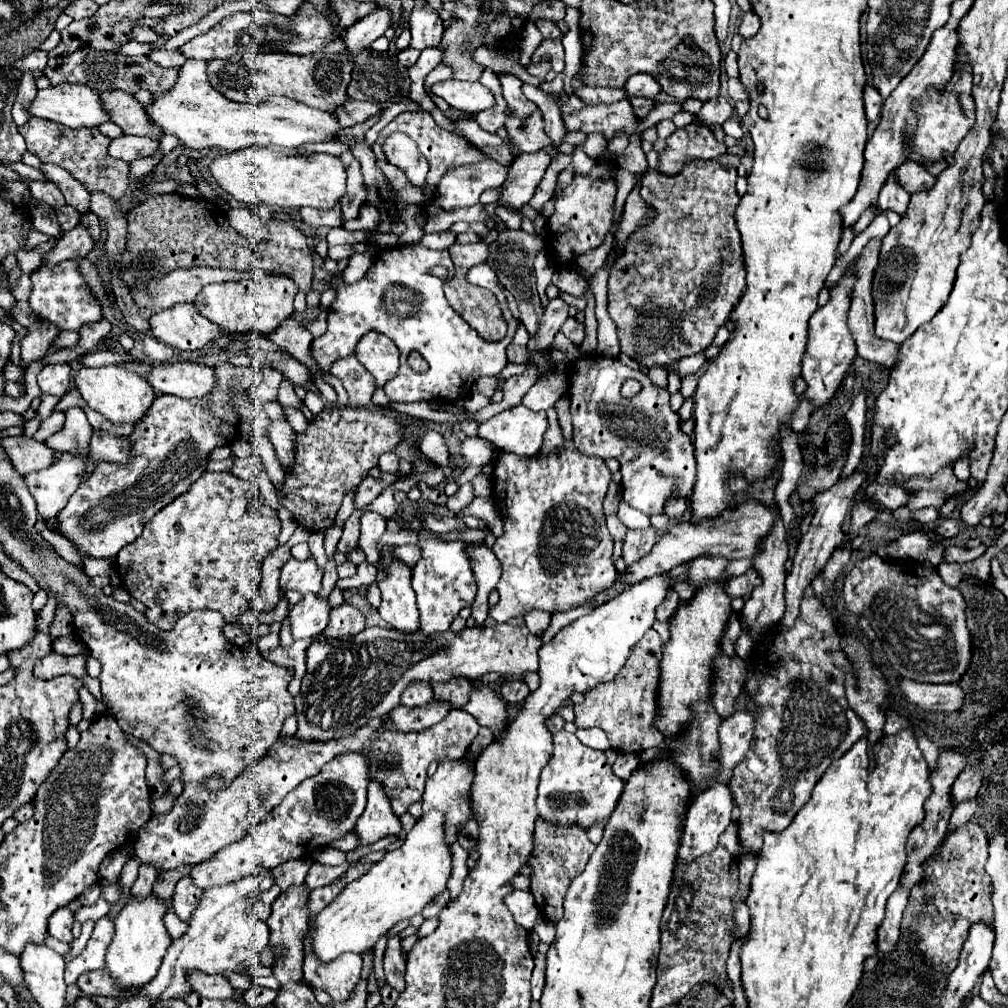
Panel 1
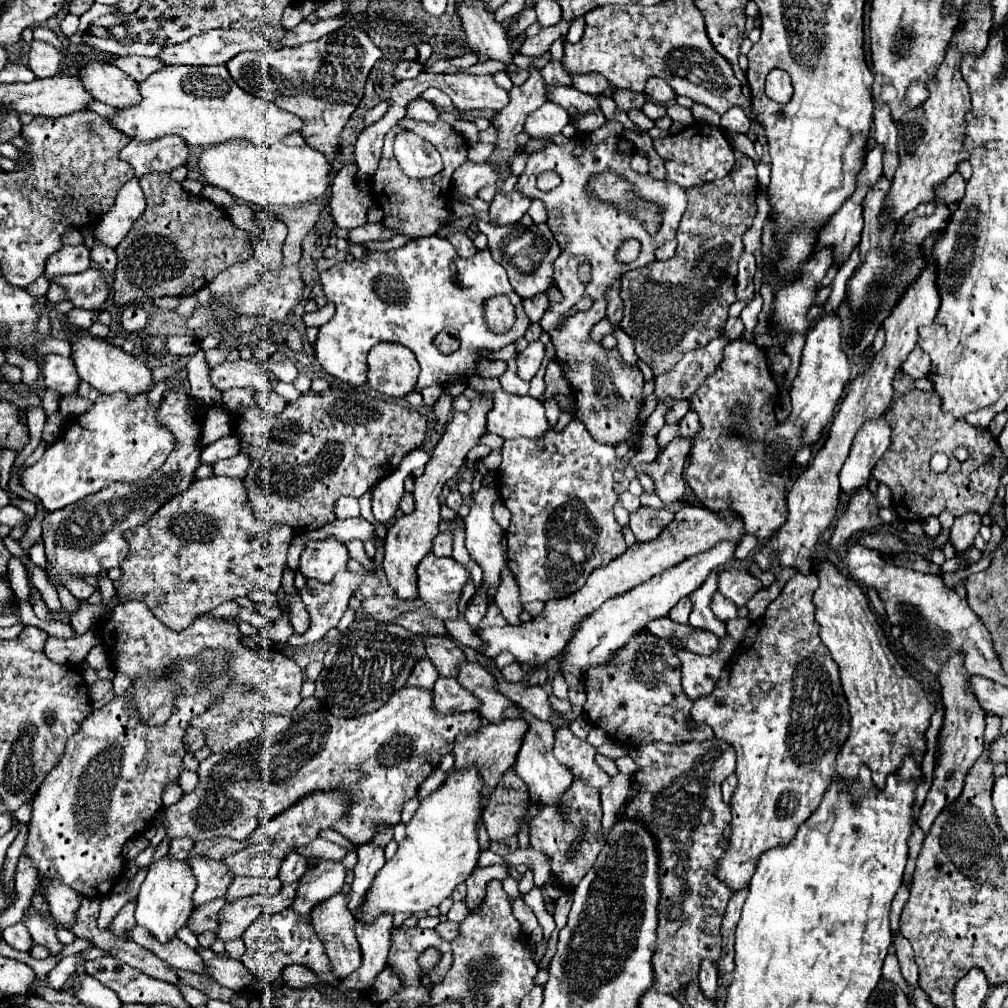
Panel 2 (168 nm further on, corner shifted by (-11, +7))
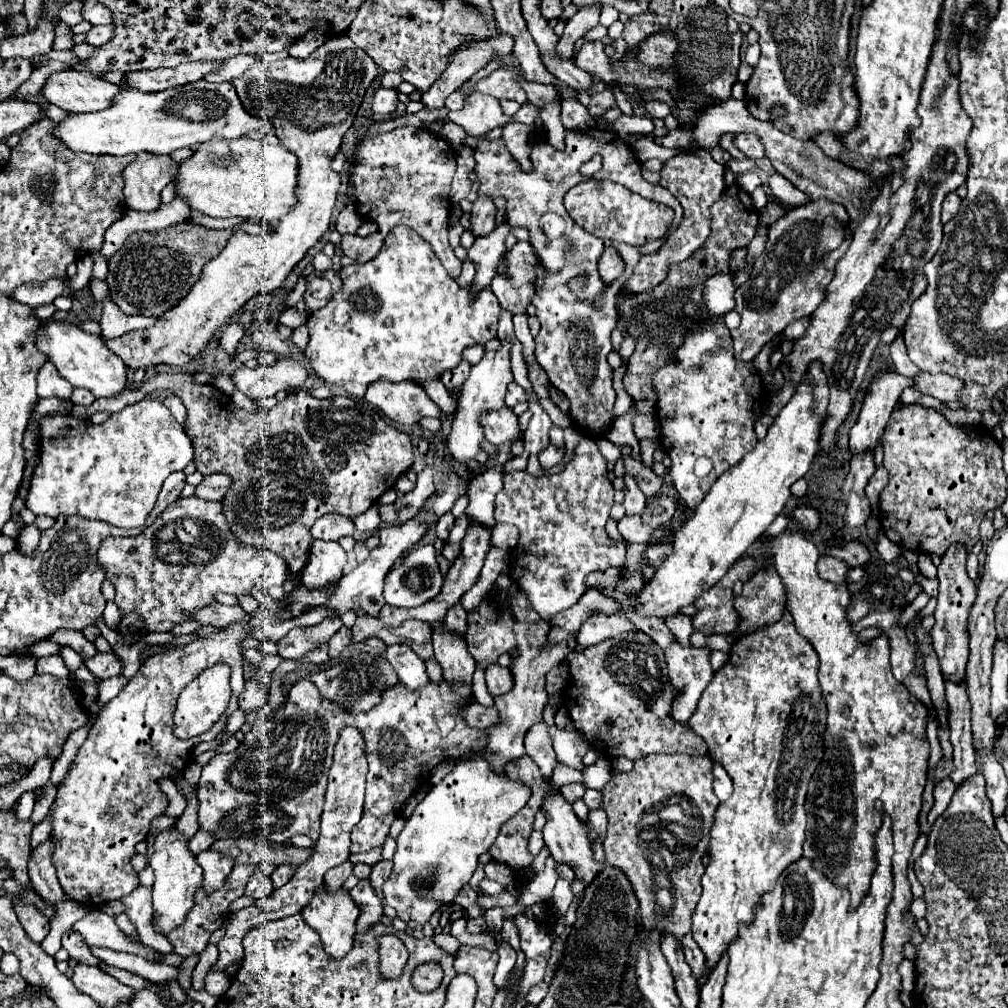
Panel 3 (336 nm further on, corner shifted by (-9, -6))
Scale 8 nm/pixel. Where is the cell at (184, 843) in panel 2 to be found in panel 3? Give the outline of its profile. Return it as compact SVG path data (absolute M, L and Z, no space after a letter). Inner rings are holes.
M201 830L189 840L189 852L193 854L193 856L197 856L199 852L203 852L203 850L209 850L209 846L215 842L215 838L211 838L209 834L203 834Z

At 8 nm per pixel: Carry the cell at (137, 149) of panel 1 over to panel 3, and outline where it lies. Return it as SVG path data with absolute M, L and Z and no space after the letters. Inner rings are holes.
M139 154L123 170L125 204L131 210L155 210L161 204L159 192L177 176L179 164L171 156Z

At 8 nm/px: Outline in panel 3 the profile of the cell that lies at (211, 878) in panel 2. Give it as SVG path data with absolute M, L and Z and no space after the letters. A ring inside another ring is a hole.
M205 850L203 854L199 854L197 862L203 868L203 890L207 894L225 886L227 876L231 874L233 864L235 864L225 854L219 854L219 852L213 852L213 850Z

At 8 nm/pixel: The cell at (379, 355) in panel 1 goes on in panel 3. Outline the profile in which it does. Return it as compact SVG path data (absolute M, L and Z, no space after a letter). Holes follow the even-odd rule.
M413 380L373 382L367 388L365 400L399 424L415 424L423 416L443 416L443 410L427 396L423 386Z

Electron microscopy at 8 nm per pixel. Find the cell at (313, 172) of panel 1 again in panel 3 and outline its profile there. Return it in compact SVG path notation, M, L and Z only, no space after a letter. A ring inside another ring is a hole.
M237 138L231 142L207 142L199 146L193 158L181 164L175 182L177 182L177 194L185 196L191 208L207 216L215 218L241 216L245 220L255 218L263 224L277 226L279 220L297 204L295 188L299 182L299 158L285 146L271 146L263 140L253 138Z

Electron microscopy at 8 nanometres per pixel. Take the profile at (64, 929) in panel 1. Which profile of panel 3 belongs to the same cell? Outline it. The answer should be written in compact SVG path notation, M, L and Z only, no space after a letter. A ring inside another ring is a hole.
M51 840L43 842L35 848L35 852L29 858L29 878L35 888L35 892L51 906L57 902L65 902L67 896L63 888L59 886L53 862L51 862Z

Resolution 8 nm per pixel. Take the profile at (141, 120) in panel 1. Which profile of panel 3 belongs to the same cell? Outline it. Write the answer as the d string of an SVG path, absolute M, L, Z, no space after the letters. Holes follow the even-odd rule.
M63 70L63 72L55 72L47 78L45 86L43 86L43 94L45 98L67 110L67 112L75 112L75 114L87 114L87 112L99 112L99 110L105 110L109 106L113 106L113 98L121 92L119 86L107 82L105 78L101 76L95 76L91 72L77 72L77 70Z

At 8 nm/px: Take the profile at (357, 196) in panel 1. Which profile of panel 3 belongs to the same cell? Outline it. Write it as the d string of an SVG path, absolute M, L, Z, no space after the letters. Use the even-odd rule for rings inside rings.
M473 92L467 98L465 106L461 110L449 112L447 118L457 126L465 128L471 136L483 136L489 130L511 122L511 118L503 114L499 100L483 92Z

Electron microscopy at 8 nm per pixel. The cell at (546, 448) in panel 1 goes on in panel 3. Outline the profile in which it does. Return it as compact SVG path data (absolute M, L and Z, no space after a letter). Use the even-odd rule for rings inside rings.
M547 446L541 454L539 454L539 462L541 462L541 468L553 468L553 466L557 466L561 460L563 460L563 456L565 456L565 446L559 446L559 448L555 448L555 446Z

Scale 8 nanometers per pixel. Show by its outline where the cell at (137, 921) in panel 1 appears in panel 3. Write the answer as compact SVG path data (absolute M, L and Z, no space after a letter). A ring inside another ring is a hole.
M165 830L155 838L155 854L151 856L151 868L155 874L153 896L153 930L157 934L169 934L173 928L185 922L187 912L193 906L197 888L201 886L201 866L187 850L187 840L177 830Z

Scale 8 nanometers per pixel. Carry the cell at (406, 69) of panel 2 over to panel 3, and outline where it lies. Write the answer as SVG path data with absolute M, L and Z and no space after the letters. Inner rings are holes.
M379 88L373 98L373 112L389 114L399 104L399 92L395 88Z

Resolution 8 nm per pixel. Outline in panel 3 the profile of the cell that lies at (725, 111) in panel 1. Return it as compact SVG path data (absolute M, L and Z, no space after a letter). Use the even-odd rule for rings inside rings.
M737 134L733 142L735 142L735 146L737 146L741 152L745 152L747 158L751 158L751 160L765 156L763 144L761 144L761 140L759 140L755 134Z

